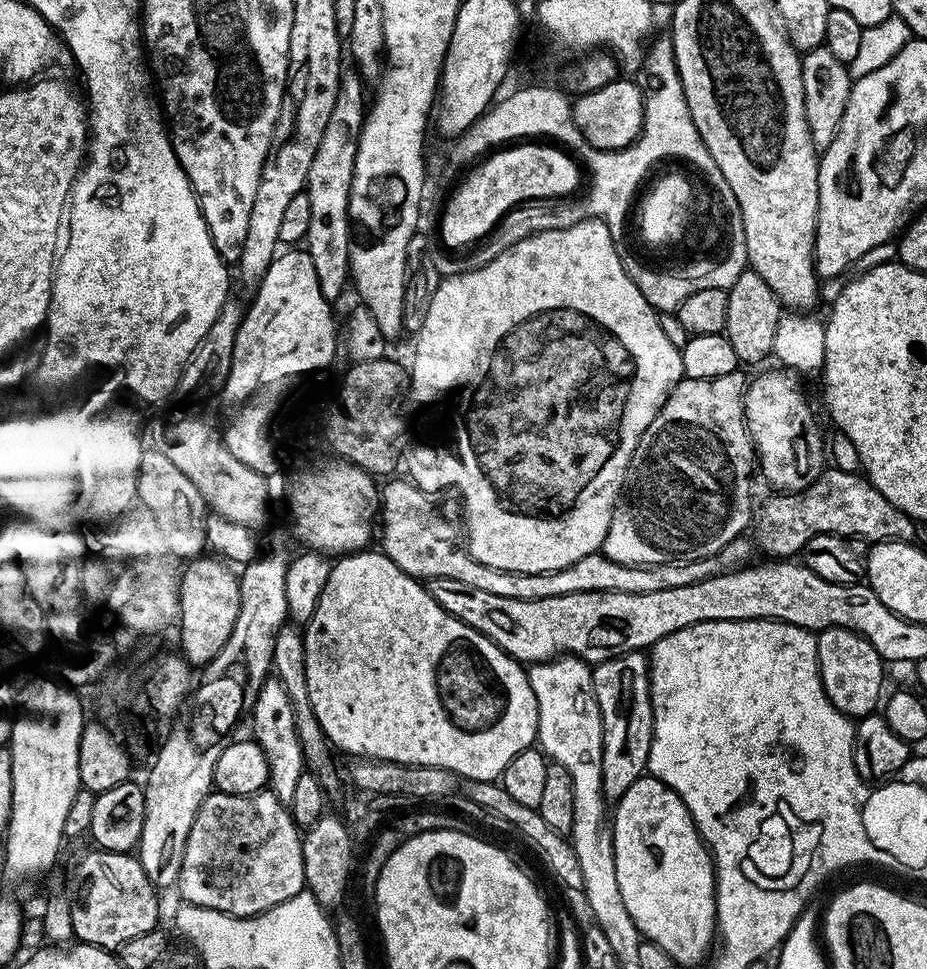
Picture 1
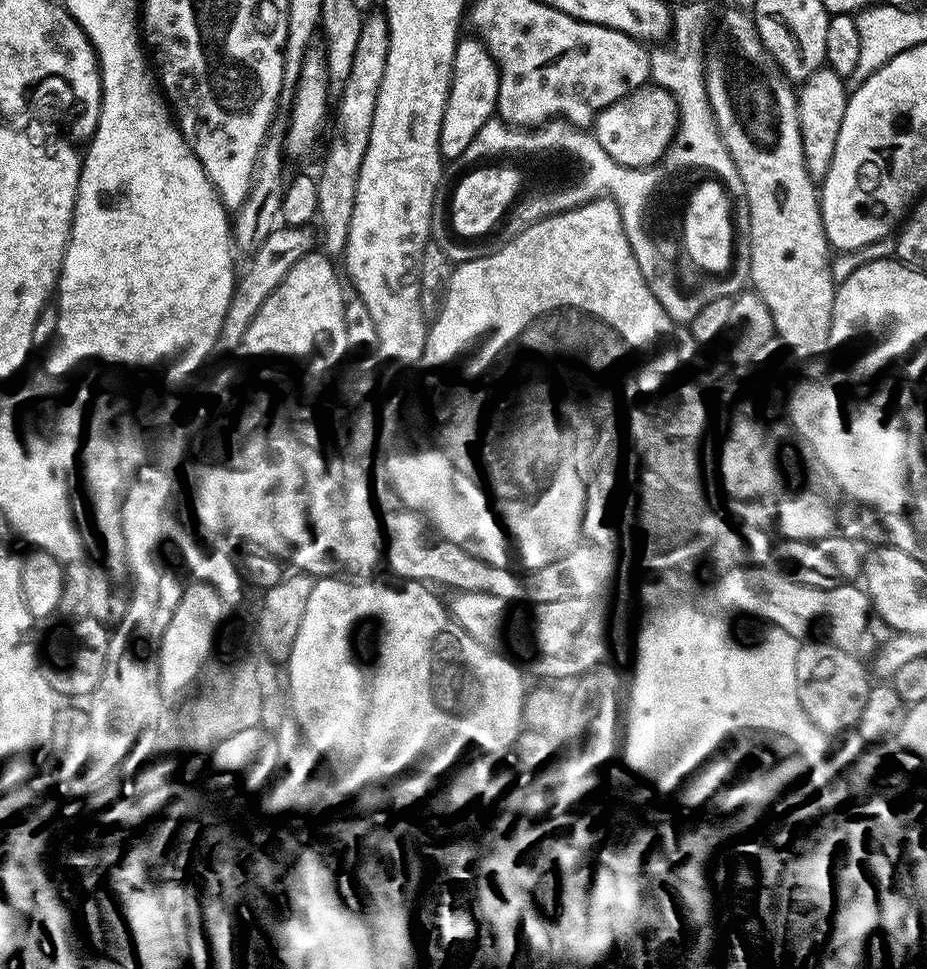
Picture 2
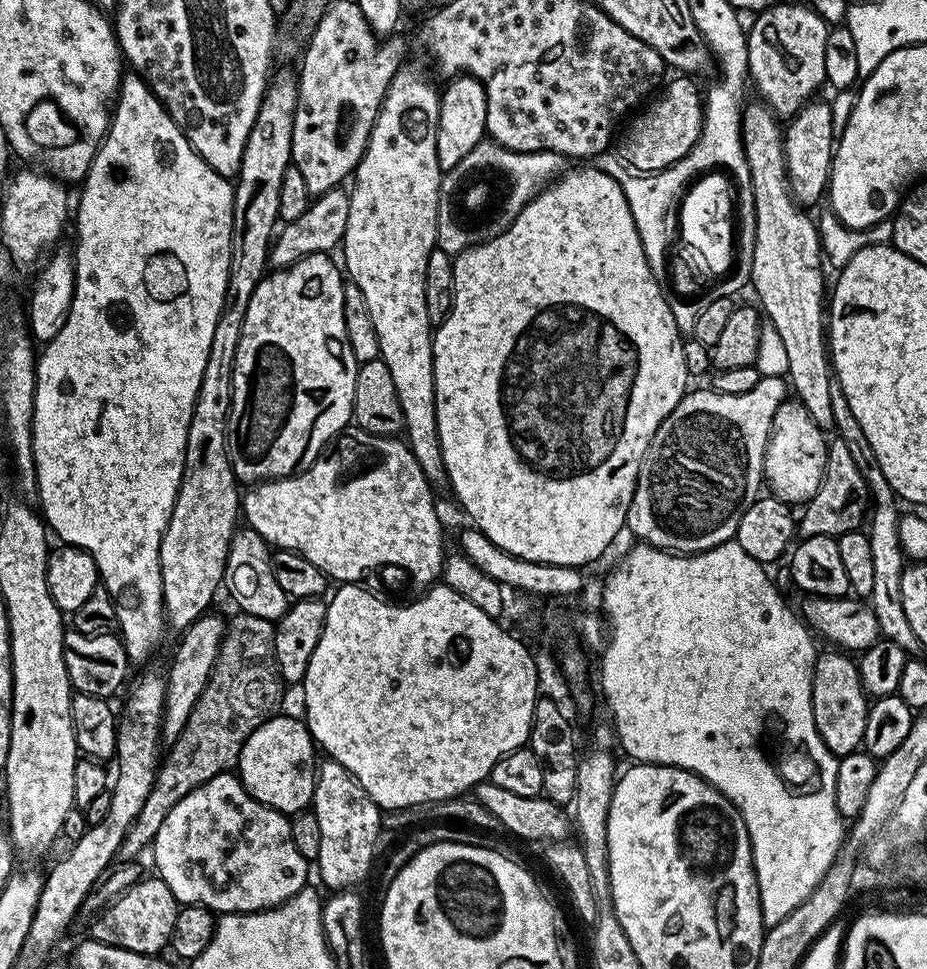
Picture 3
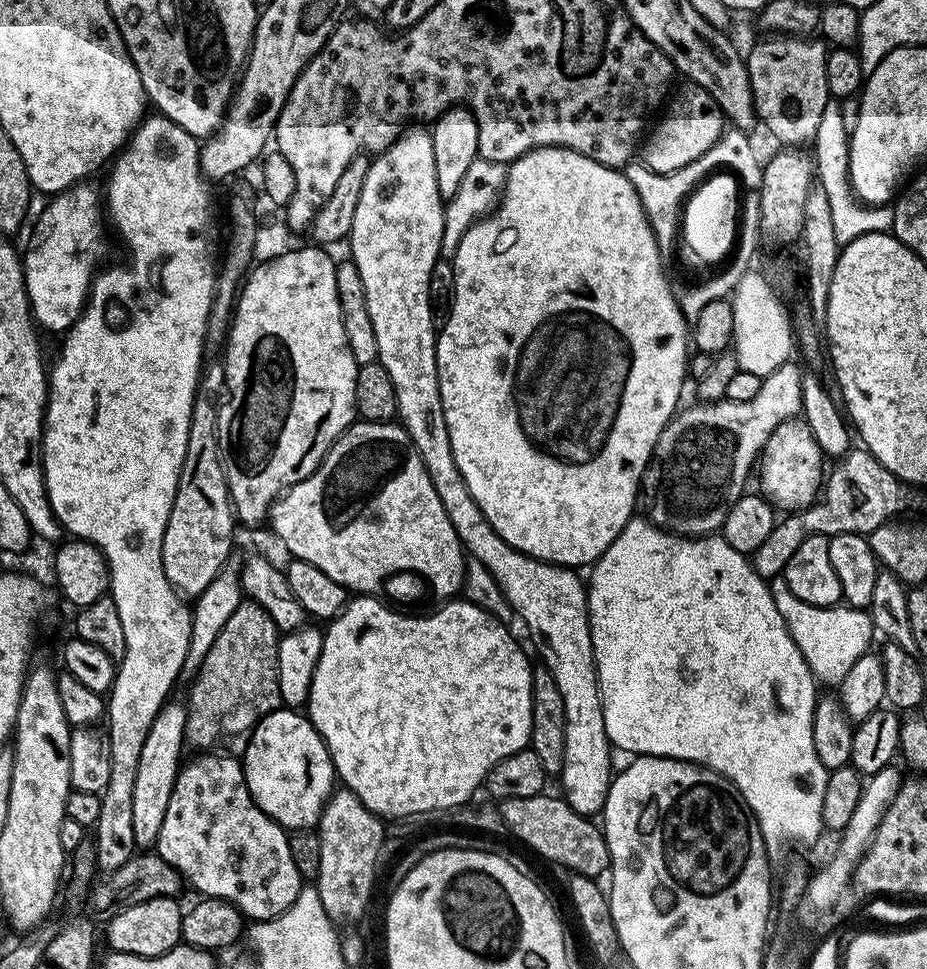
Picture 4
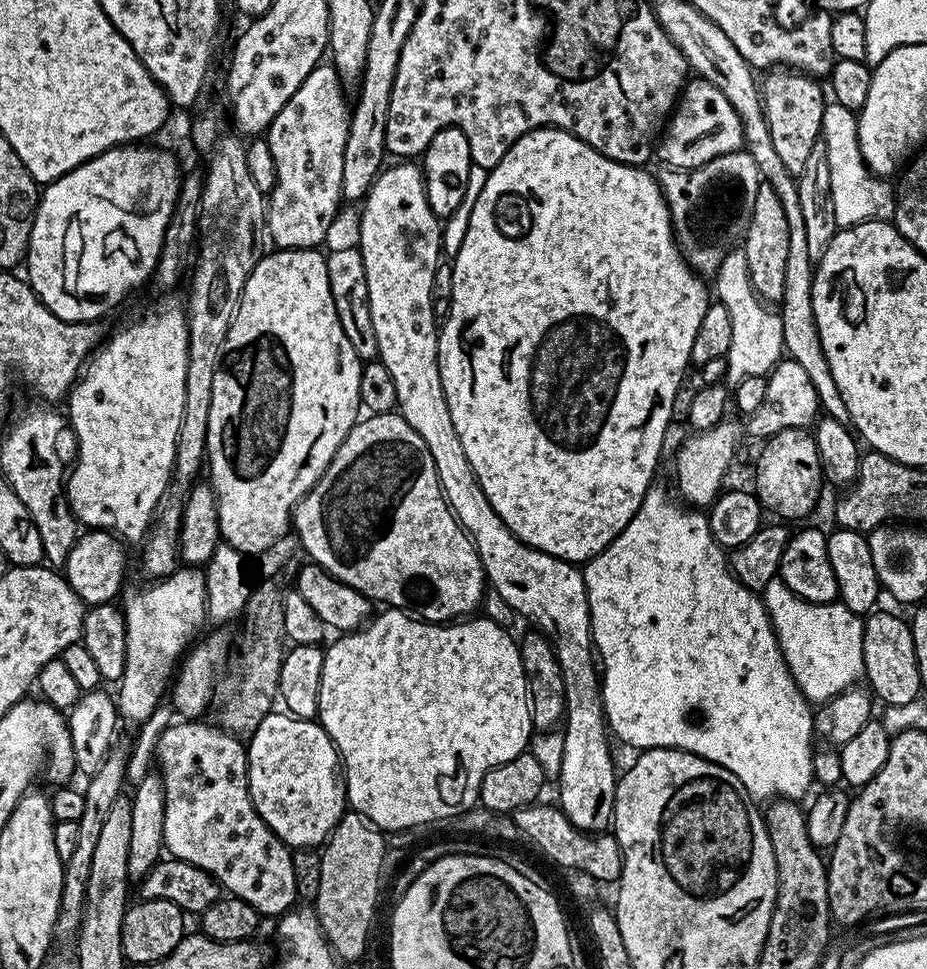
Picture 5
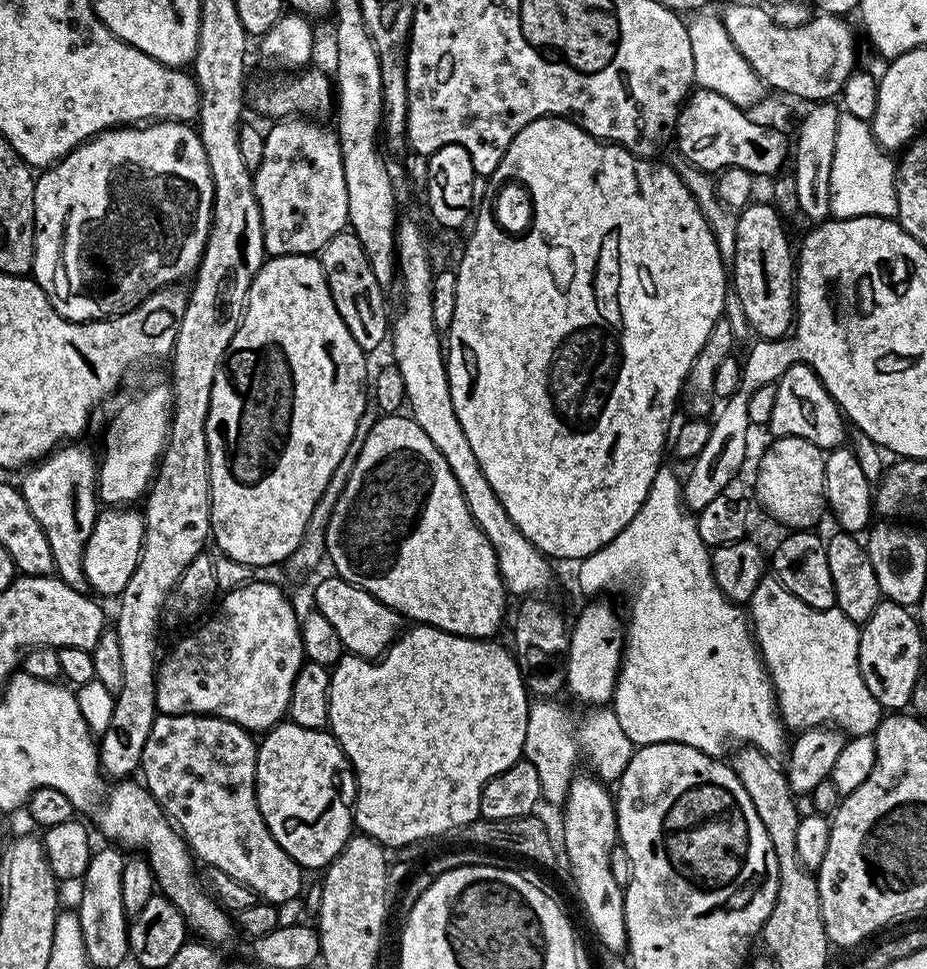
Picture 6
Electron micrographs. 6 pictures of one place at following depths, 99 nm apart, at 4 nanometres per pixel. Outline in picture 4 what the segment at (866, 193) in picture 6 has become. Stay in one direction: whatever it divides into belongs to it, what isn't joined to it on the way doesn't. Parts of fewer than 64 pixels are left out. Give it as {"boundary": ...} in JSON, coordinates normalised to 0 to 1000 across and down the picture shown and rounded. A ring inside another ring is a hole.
{"boundary":[[[895,105],[887,115],[886,126],[882,129],[878,143],[878,182],[882,193],[891,200],[891,208],[895,208],[895,226],[900,229],[900,246],[906,253],[921,250],[921,246],[930,246],[930,241],[957,239],[962,234],[962,216],[958,213],[942,213],[931,211],[923,204],[917,192],[917,143],[916,125],[910,125],[907,108]]]}

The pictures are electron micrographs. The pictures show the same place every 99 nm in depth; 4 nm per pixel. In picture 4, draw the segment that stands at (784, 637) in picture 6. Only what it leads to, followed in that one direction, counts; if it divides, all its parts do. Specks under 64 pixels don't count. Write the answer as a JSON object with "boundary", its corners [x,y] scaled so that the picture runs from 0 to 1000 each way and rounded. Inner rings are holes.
{"boundary":[[[863,623],[861,630],[863,632],[857,633],[854,640],[852,636],[852,651],[877,696],[894,693],[899,700],[912,698],[917,687],[937,672],[942,664],[941,642],[933,628],[914,625],[877,627],[874,623]]]}

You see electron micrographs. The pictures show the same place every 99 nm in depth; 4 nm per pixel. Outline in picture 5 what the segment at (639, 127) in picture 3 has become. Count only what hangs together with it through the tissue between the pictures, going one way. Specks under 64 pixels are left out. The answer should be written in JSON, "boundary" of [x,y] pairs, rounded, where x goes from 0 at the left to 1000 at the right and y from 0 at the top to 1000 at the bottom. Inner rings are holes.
{"boundary":[[[756,80],[739,86],[710,146],[710,161],[722,174],[748,174],[804,152],[802,128],[778,93]]]}

